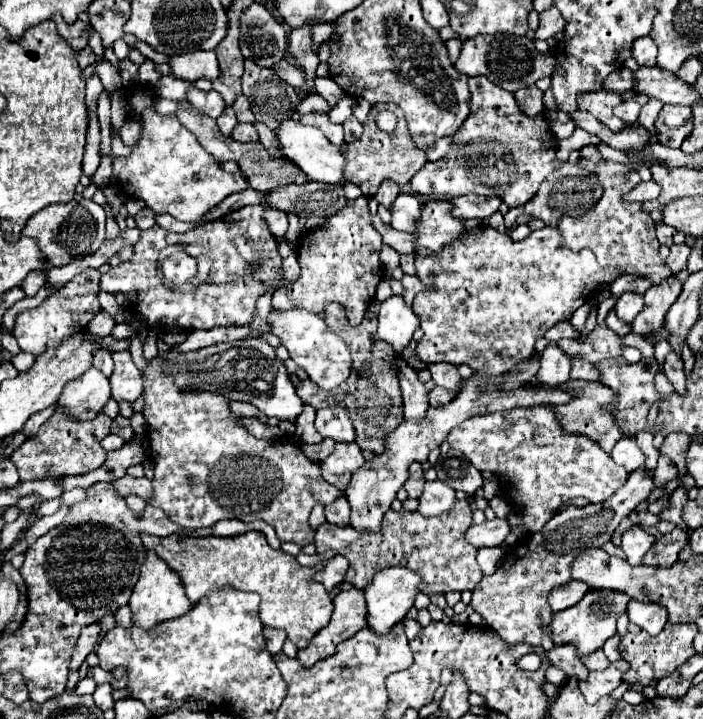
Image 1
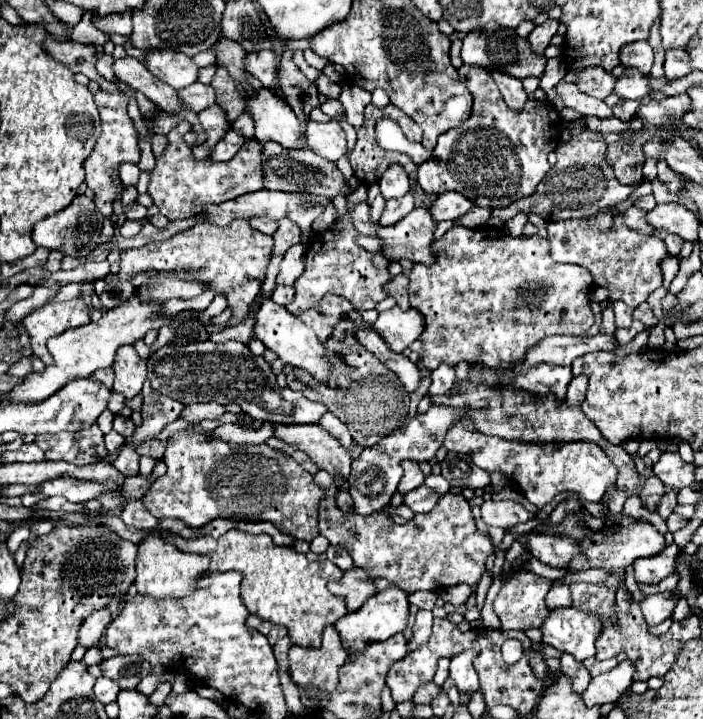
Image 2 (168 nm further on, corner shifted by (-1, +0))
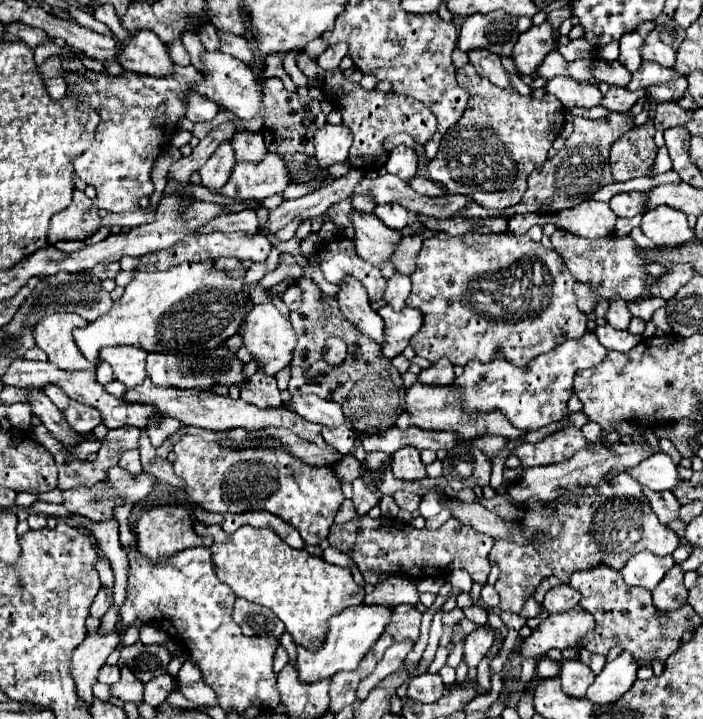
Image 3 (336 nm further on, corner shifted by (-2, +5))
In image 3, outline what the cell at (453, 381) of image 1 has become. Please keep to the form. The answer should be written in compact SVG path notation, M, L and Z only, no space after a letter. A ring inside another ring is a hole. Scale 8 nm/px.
M441 359L437 365L429 367L429 369L423 369L419 373L419 381L423 385L441 385L441 387L447 387L451 385L455 379L455 373L453 373L453 365L449 359Z

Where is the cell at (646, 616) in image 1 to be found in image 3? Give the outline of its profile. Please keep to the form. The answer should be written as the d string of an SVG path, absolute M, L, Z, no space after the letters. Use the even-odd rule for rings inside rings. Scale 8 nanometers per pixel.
M673 565L667 571L667 577L651 591L653 603L661 611L675 611L687 603L687 589L683 585L683 569Z

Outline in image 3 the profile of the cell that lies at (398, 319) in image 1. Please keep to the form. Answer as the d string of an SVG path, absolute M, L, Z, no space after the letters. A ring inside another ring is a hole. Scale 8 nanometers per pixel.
M385 305L385 307L377 309L377 313L385 321L381 351L387 359L393 359L395 355L403 353L403 349L409 345L411 337L421 329L423 317L413 307L403 307L401 311L395 311L393 307Z

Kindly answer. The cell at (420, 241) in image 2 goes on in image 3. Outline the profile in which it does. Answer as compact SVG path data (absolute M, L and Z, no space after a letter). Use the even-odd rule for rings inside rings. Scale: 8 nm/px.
M355 211L351 215L351 223L355 229L353 243L359 257L373 265L381 265L391 259L397 243L401 241L399 231L383 225L383 221L379 221L373 213Z

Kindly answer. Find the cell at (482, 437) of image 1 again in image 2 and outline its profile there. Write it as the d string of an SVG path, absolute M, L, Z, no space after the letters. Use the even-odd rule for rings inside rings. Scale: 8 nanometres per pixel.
M470 420L456 422L448 430L444 448L470 456L472 464L490 474L500 470L508 482L512 482L514 488L518 488L538 508L544 508L562 492L574 492L586 502L600 502L606 490L612 488L618 478L616 466L606 458L600 446L592 442L508 442L474 430L474 422Z

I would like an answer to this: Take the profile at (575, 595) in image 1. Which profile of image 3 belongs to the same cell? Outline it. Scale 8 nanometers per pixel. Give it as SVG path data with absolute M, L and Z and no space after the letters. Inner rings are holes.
M557 585L557 587L547 591L543 607L549 613L563 613L563 611L573 609L575 605L579 605L579 599L581 599L579 591L571 589L569 585Z

